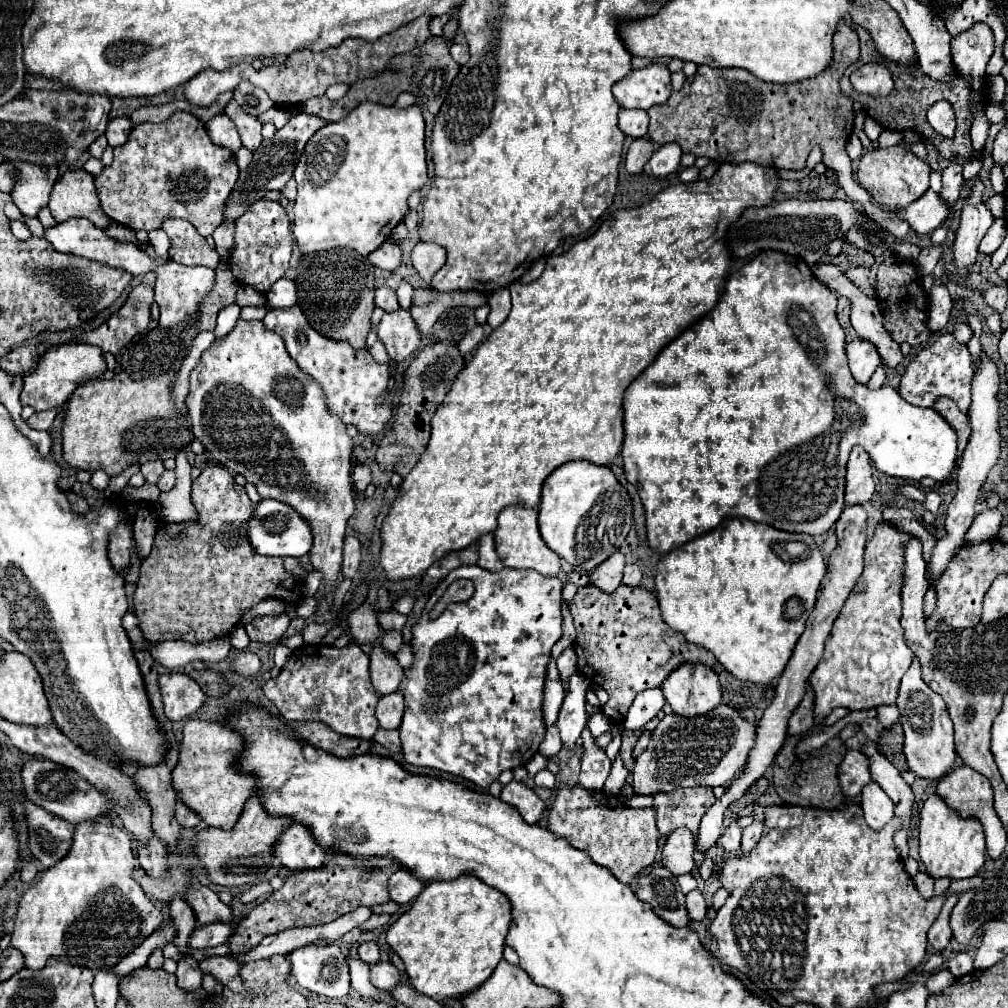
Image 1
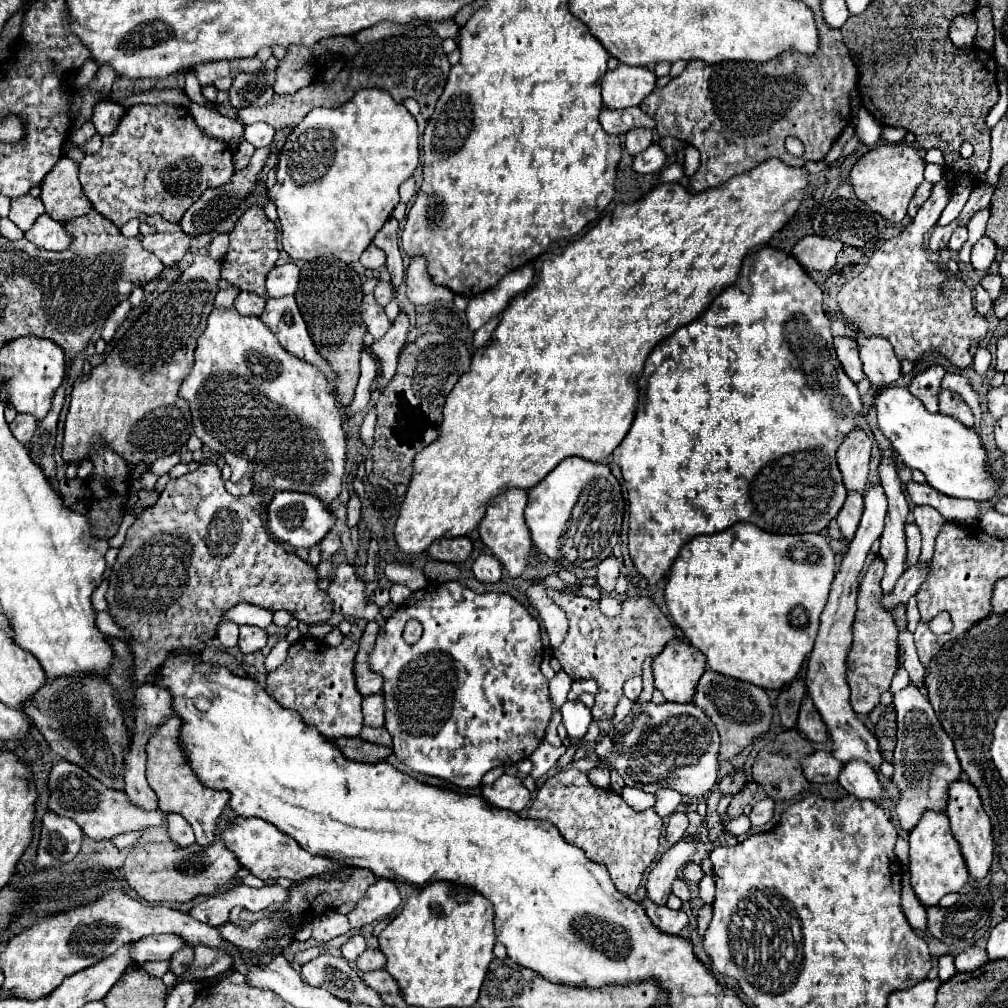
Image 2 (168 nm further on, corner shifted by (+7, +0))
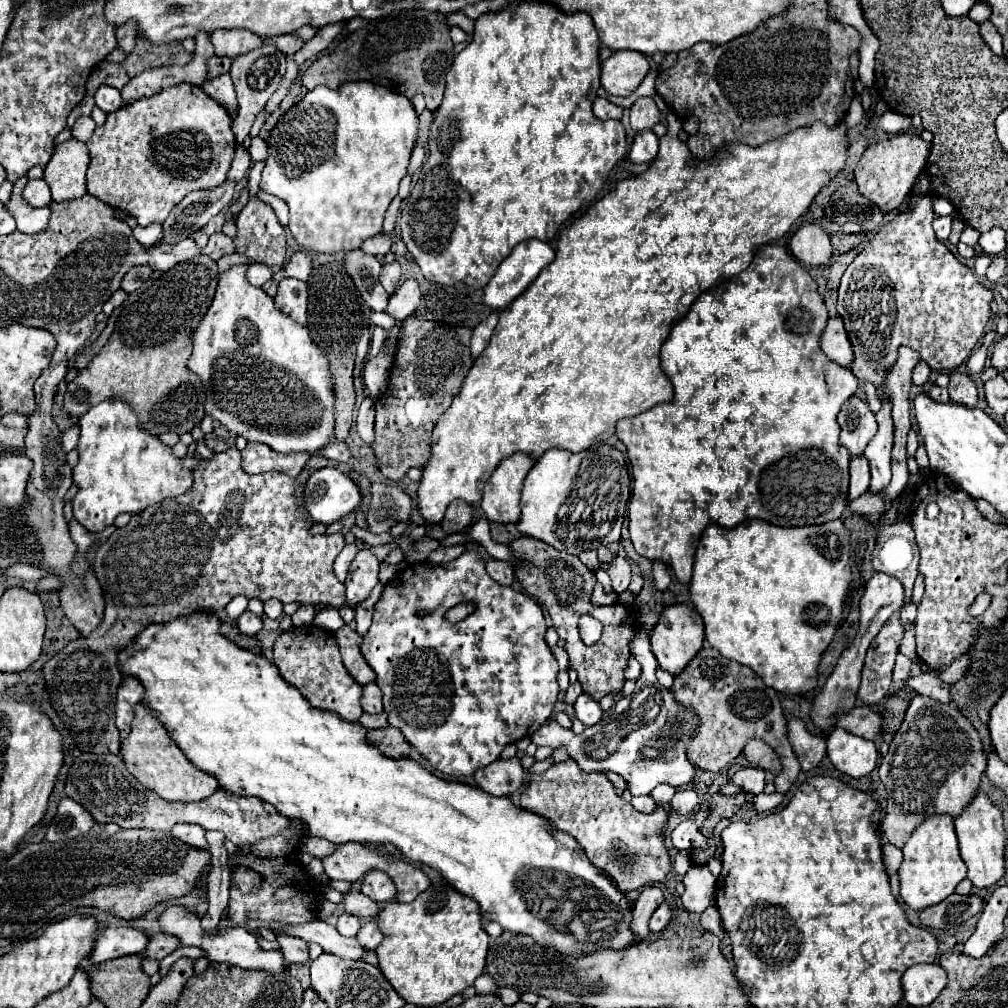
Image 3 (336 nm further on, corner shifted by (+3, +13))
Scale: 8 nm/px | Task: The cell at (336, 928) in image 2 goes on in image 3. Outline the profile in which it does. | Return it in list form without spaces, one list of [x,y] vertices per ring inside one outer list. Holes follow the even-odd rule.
[[[347,892],[343,894],[343,910],[351,916],[357,918],[369,918],[377,914],[377,904],[371,902],[367,896],[363,896],[361,892]]]

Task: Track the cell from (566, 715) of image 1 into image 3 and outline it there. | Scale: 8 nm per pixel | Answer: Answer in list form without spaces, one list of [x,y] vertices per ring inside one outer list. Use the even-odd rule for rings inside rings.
[[[581,694],[577,700],[575,700],[575,716],[585,724],[585,726],[593,726],[595,722],[601,720],[601,708],[599,708],[599,702],[595,702],[589,694]]]

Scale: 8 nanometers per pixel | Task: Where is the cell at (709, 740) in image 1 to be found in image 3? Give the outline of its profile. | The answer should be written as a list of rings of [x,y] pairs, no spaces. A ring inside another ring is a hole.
[[[639,626],[639,634],[635,634],[633,658],[641,664],[641,678],[635,682],[635,690],[631,696],[619,698],[603,718],[587,728],[583,734],[573,734],[573,730],[561,728],[555,720],[547,720],[533,736],[531,742],[535,746],[565,746],[569,756],[577,760],[581,770],[599,770],[599,772],[617,772],[625,778],[633,796],[651,794],[657,784],[671,784],[675,788],[689,784],[697,778],[697,764],[687,758],[685,746],[699,732],[699,716],[689,706],[683,706],[675,700],[673,692],[653,682],[653,652],[649,644],[649,636]]]

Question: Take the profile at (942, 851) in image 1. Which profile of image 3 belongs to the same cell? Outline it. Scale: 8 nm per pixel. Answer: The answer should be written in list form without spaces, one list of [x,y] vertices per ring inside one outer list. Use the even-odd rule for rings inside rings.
[[[949,814],[929,816],[927,822],[919,824],[907,844],[903,846],[903,864],[899,868],[901,876],[901,898],[913,910],[923,910],[927,906],[939,904],[949,894],[953,894],[955,886],[967,876],[967,866],[961,860],[959,846],[955,842],[953,818]]]

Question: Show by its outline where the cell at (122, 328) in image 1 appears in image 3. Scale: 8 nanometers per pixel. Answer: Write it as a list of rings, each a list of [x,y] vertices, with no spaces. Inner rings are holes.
[[[117,290],[107,302],[105,302],[105,306],[103,306],[103,314],[111,314],[119,304],[123,304],[125,302],[125,298],[127,298],[127,292],[125,290]]]

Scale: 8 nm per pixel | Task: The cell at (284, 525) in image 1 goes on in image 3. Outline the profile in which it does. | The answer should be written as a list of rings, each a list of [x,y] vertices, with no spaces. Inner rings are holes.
[[[337,468],[315,470],[301,492],[305,510],[315,524],[333,524],[359,506],[361,494],[355,482]]]

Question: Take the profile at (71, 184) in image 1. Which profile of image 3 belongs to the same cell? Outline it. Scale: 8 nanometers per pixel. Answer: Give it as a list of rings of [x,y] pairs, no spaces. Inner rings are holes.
[[[79,140],[59,144],[45,166],[45,182],[51,188],[55,202],[81,198],[87,194],[85,172],[89,164],[89,150]]]

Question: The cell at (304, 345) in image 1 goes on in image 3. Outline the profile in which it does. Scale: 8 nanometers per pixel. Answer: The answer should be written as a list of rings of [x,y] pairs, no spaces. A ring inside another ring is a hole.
[[[283,278],[279,282],[277,296],[273,298],[277,310],[295,320],[301,326],[307,326],[307,286],[295,278]]]

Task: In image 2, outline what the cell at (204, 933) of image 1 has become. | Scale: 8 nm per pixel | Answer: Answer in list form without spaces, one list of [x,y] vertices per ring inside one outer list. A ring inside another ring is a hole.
[[[147,935],[131,943],[131,959],[139,965],[147,961],[169,961],[171,955],[183,947],[187,945],[177,935]]]

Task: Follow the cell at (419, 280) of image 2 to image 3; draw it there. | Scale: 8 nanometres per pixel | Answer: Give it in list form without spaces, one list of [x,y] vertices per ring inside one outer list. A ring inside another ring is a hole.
[[[407,278],[397,290],[395,294],[389,296],[389,308],[385,312],[389,312],[397,322],[403,322],[403,318],[411,316],[421,300],[421,292],[419,292],[419,282],[415,278]]]

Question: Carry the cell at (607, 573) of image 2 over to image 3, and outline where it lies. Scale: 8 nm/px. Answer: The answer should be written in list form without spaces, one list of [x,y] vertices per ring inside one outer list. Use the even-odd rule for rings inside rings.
[[[615,556],[609,562],[609,576],[611,576],[611,584],[615,592],[623,592],[627,590],[629,582],[631,582],[631,564],[623,558],[623,556]]]

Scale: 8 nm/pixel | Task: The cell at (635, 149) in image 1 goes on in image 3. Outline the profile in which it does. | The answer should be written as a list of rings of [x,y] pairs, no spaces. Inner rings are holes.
[[[639,98],[631,106],[631,128],[635,132],[653,130],[657,122],[659,122],[659,110],[651,98]]]

